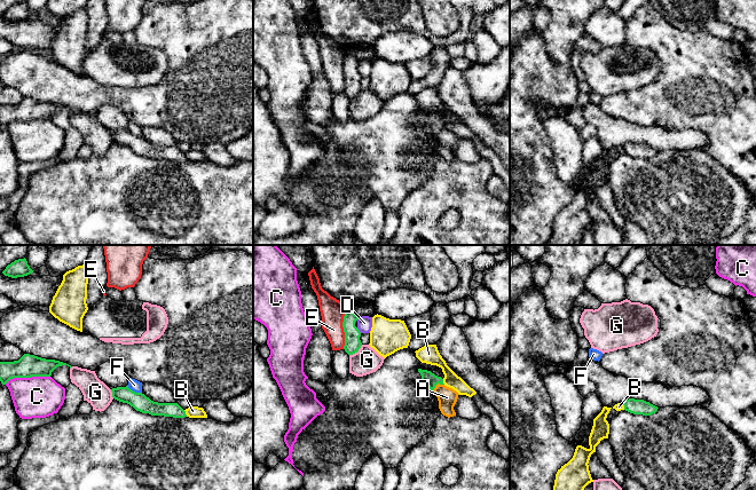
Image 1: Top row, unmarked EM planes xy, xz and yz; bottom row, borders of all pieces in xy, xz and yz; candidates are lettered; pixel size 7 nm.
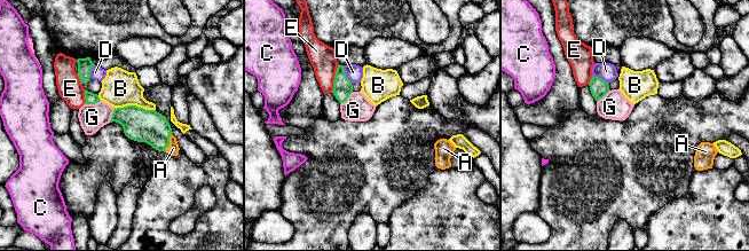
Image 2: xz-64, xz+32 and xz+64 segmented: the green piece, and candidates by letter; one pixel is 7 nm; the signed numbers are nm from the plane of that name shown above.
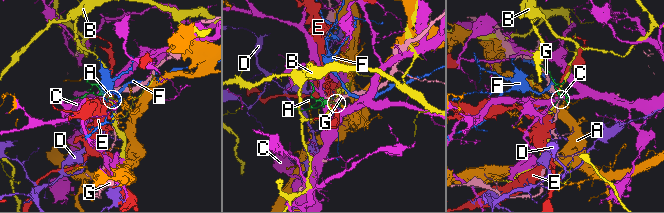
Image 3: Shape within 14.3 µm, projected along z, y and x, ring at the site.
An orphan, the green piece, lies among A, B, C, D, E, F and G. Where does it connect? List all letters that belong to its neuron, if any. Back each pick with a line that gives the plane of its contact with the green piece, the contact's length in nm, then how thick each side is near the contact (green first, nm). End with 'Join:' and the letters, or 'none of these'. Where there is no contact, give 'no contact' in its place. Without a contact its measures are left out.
A: meets green in xz; contact 100 nm long; 100 nm thick on the green side, 140 nm on the other
Join: A

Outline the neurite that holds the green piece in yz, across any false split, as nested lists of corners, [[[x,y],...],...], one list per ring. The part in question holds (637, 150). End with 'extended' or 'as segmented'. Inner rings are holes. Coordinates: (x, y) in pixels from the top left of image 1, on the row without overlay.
[[[629,142],[623,145],[624,153],[633,158],[651,159],[657,155],[657,150],[644,143]]]; as segmented

